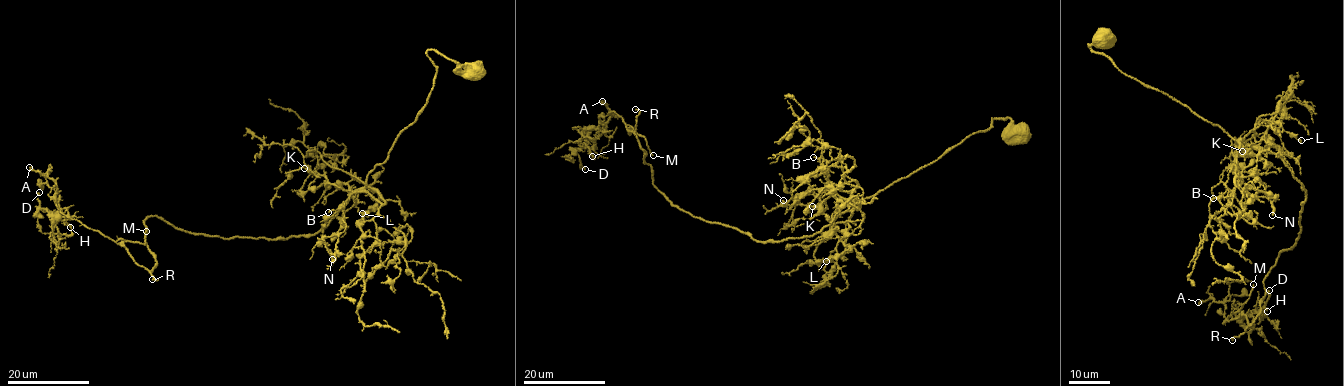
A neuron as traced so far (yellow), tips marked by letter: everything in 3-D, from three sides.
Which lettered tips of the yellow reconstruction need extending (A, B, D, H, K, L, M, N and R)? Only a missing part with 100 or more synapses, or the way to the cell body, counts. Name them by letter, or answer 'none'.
M, R

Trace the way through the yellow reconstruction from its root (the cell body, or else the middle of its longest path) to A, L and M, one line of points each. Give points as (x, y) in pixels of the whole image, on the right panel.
A: (1104, 40), (1088, 45), (1277, 156), (1307, 192), (1252, 324), (1198, 302)
L: (1104, 40), (1088, 45), (1124, 73), (1236, 140), (1268, 120), (1281, 123), (1301, 140)
M: (1104, 40), (1088, 45), (1277, 156), (1304, 187), (1299, 237), (1278, 253), (1248, 324), (1239, 311), (1253, 284)

